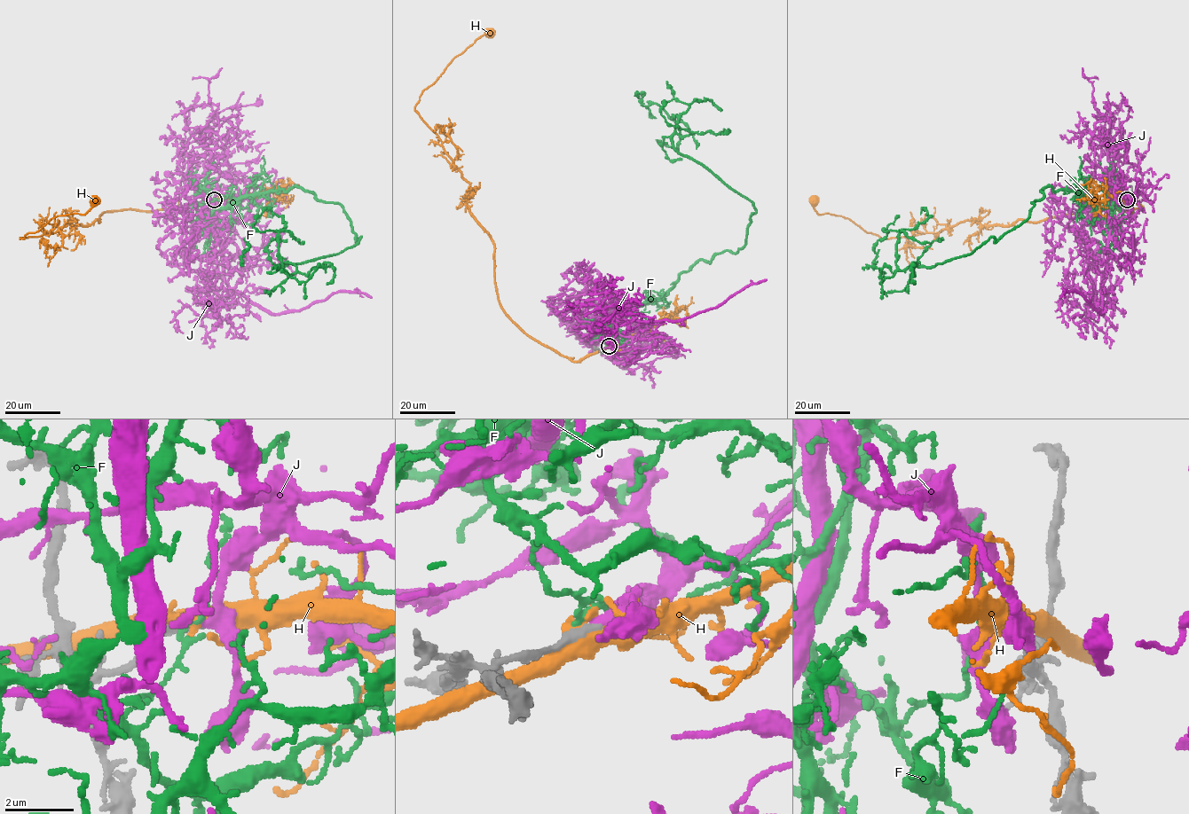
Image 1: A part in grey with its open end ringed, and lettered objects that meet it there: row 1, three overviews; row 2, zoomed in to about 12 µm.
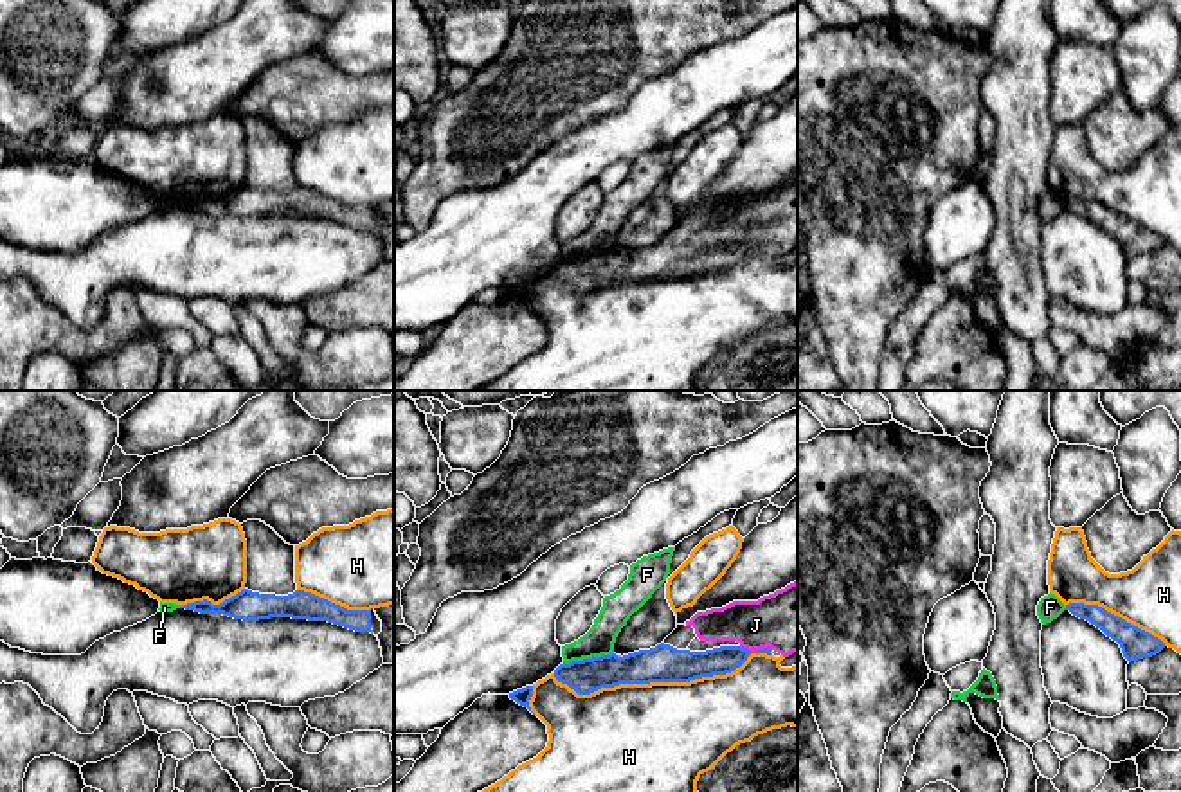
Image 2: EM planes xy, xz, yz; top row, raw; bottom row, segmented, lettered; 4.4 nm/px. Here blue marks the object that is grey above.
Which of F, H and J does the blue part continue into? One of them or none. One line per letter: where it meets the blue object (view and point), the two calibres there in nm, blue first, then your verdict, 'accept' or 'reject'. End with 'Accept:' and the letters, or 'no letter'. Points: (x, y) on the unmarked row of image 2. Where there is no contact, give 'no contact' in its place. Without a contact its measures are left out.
F: contact xz (587, 256); calibres 150 and 130 nm; reject
H: contact xz (661, 278); calibres 160 and 480 nm; reject
J: contact xz (757, 247); calibres 130 and 300 nm; accept
Accept: J

